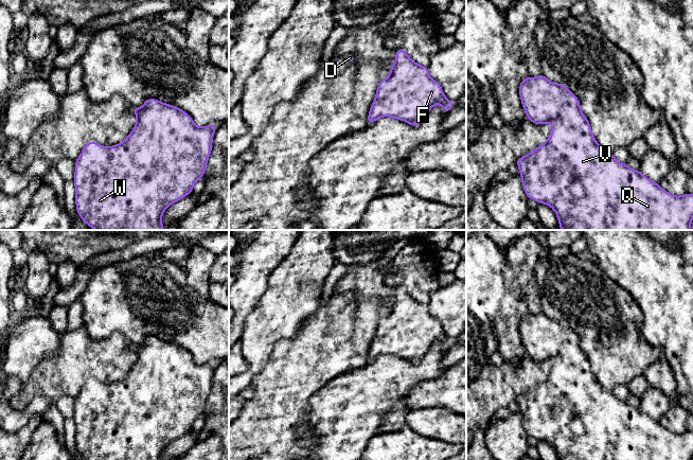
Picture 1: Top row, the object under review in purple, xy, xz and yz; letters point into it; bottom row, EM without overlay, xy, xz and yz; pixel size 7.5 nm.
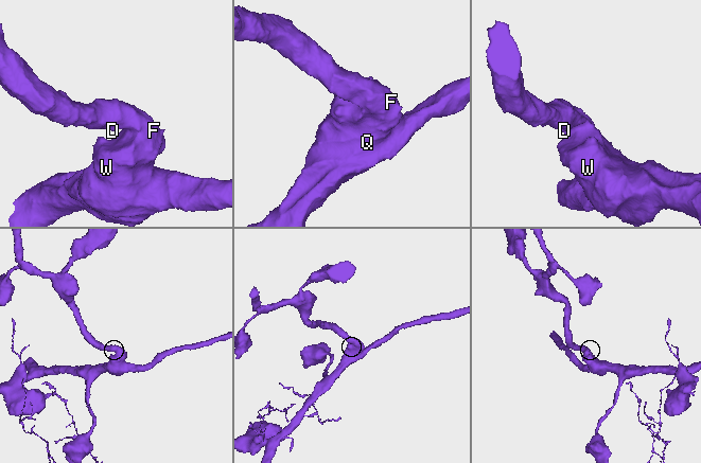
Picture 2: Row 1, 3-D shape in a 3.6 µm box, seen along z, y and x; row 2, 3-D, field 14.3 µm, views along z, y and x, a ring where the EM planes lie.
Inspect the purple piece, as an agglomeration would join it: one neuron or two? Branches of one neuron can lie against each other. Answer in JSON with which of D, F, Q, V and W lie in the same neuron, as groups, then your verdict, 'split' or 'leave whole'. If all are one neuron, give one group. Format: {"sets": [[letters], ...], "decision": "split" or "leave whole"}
{"sets": [["D", "F", "Q", "V", "W"]], "decision": "leave whole"}

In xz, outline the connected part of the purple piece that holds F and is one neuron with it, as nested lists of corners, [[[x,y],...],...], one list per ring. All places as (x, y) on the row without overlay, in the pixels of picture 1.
[[[405,286],[395,289],[389,314],[377,324],[368,361],[381,354],[391,354],[417,364],[437,341],[443,343],[446,352],[455,340],[446,336],[441,322],[429,314],[428,304],[412,298]]]

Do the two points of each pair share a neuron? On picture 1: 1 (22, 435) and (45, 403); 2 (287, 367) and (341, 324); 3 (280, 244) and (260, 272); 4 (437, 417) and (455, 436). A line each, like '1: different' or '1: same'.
1: different
2: same
3: same
4: same

